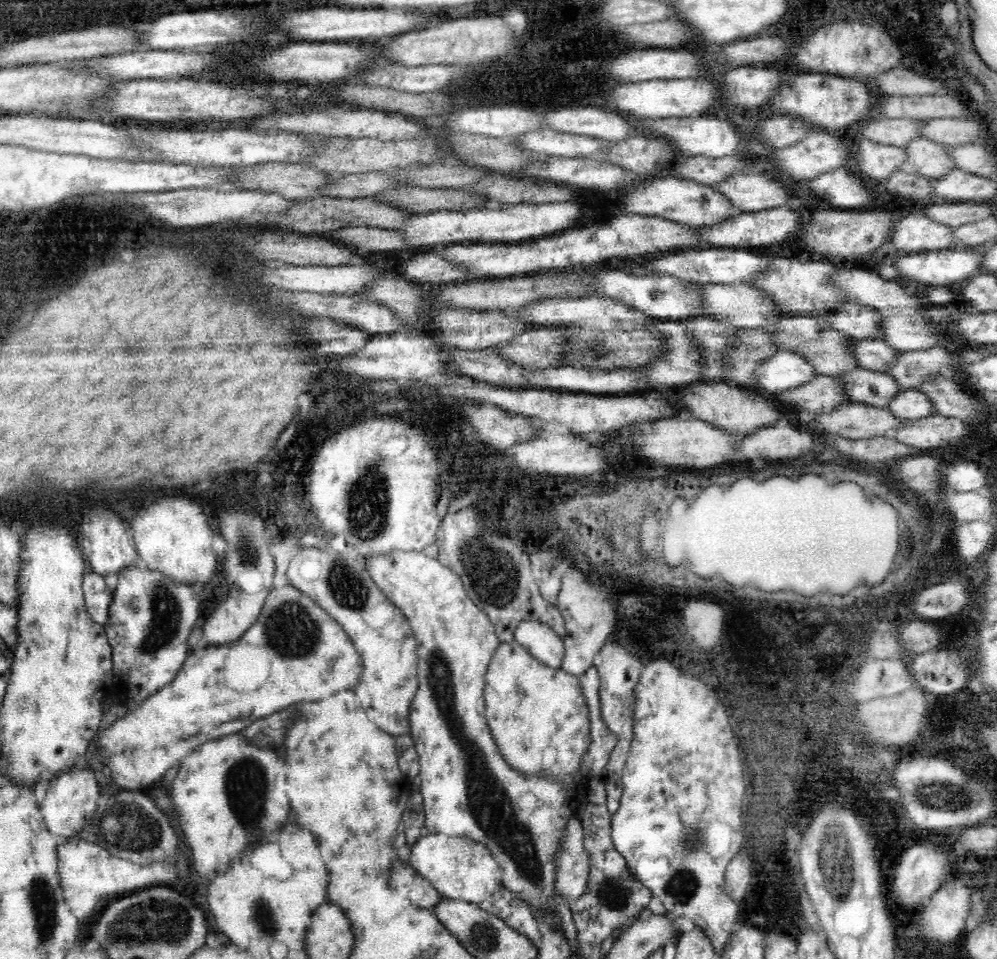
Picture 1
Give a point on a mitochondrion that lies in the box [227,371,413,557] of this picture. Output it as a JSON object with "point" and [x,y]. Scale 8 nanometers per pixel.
{"point":[370,503]}

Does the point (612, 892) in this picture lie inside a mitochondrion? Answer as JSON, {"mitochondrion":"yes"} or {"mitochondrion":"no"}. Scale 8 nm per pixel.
{"mitochondrion":"yes"}

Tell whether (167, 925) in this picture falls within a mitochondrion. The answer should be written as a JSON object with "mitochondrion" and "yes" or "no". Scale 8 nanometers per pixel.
{"mitochondrion":"yes"}

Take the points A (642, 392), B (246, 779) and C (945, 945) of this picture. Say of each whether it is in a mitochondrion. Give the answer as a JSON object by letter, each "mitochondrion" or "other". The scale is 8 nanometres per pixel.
{"A":"other","B":"mitochondrion","C":"other"}

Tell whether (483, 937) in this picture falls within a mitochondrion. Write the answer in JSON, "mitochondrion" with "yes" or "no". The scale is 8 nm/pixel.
{"mitochondrion":"yes"}

